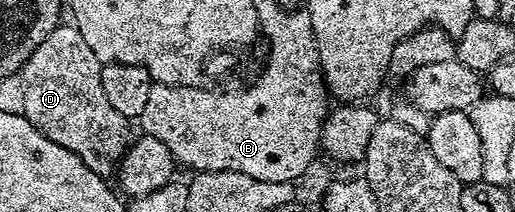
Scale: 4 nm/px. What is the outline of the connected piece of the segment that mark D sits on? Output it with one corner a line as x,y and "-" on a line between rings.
61,24
29,56
23,65
21,77
25,88
23,117
40,130
49,140
69,148
93,172
104,176
116,173
129,147
131,130
129,120
109,104
105,88
101,88
104,63
85,44
85,36
74,24

